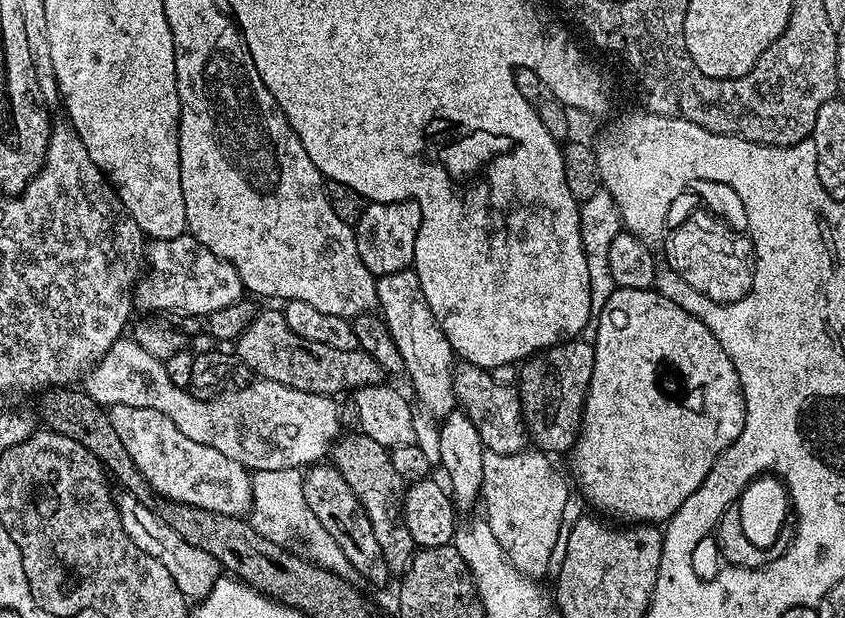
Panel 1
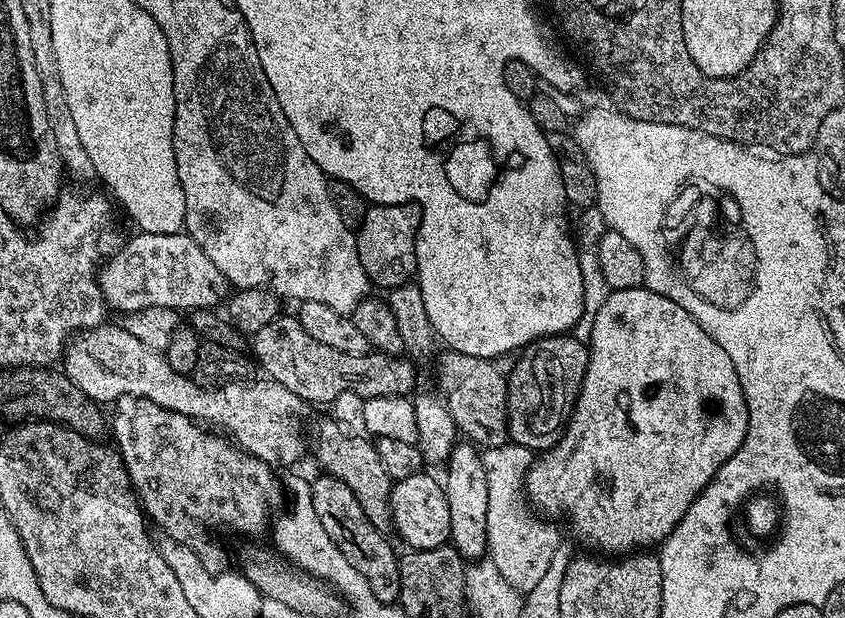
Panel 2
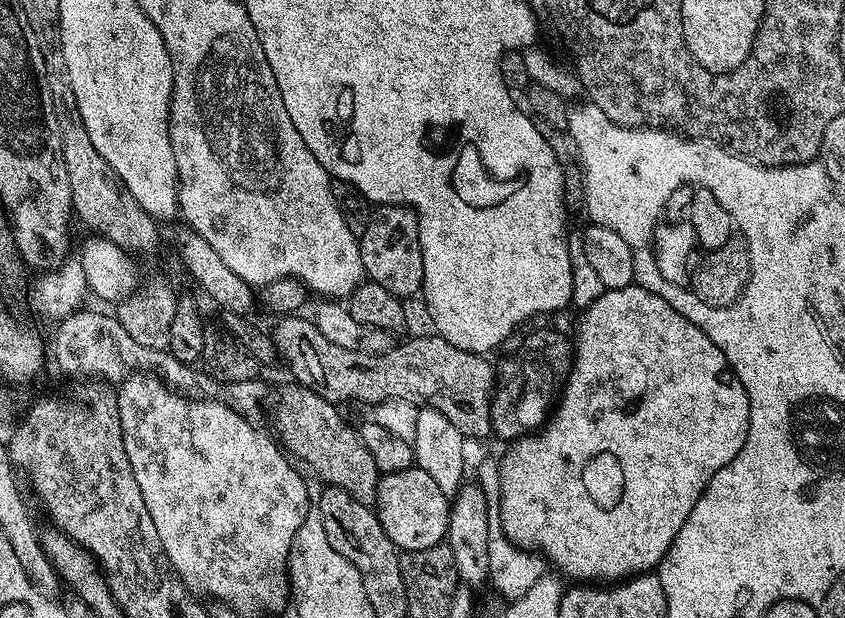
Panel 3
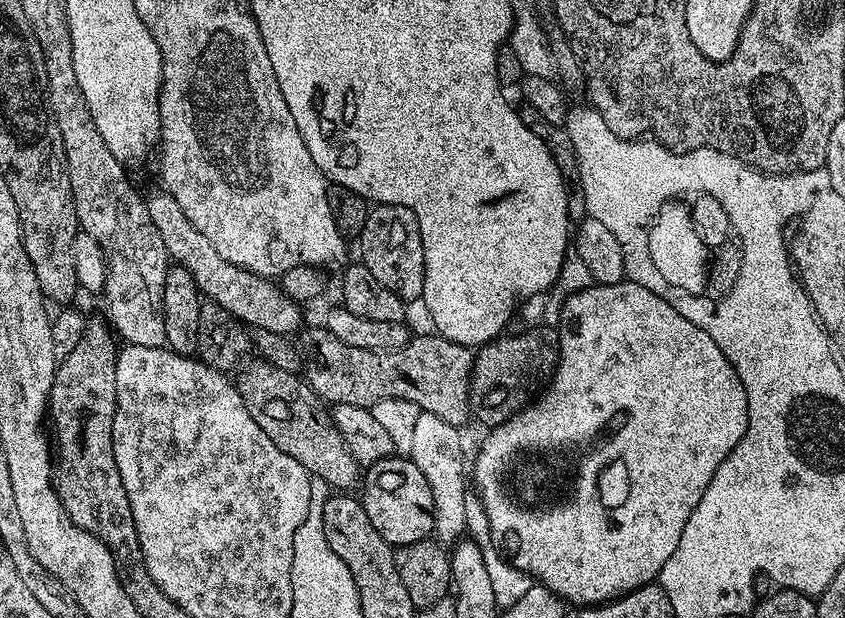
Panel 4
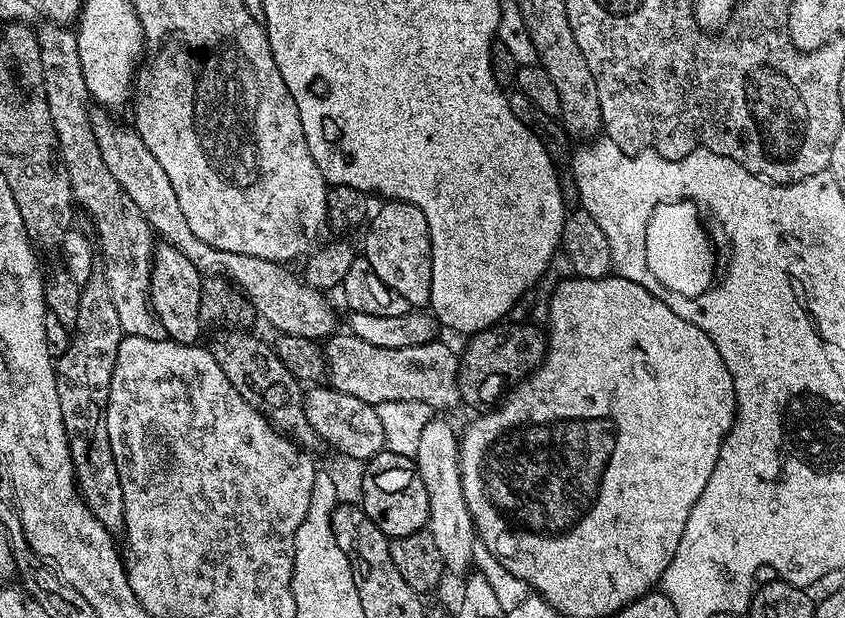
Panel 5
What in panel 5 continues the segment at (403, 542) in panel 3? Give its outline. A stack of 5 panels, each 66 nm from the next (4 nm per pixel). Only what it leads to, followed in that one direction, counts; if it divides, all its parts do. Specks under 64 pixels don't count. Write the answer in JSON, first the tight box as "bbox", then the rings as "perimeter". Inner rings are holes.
{"bbox":[359,450,430,538],"perimeter":[[[385,450],[367,460],[363,468],[359,499],[370,522],[374,522],[384,536],[395,538],[427,529],[430,500],[426,498],[426,486],[422,486],[422,478],[413,457]]]}

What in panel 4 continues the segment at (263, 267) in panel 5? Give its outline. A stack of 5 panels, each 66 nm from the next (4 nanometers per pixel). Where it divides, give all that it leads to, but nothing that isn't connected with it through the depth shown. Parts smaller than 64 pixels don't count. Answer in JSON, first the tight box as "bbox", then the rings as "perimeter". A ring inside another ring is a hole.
{"bbox":[146,191,301,333],"perimeter":[[[159,191],[152,197],[149,195],[146,203],[150,222],[154,222],[154,226],[158,226],[158,234],[162,234],[169,261],[185,268],[190,278],[194,278],[199,292],[249,329],[265,328],[271,332],[295,333],[301,327],[301,309],[295,301],[280,291],[279,283],[275,279],[239,268],[234,262],[226,262],[226,258],[222,258],[222,254],[218,254],[214,246],[210,246],[206,234],[198,231],[194,222],[190,222],[190,218],[182,214],[182,206],[178,206],[178,202],[174,202],[174,198],[169,196],[167,191]]]}

